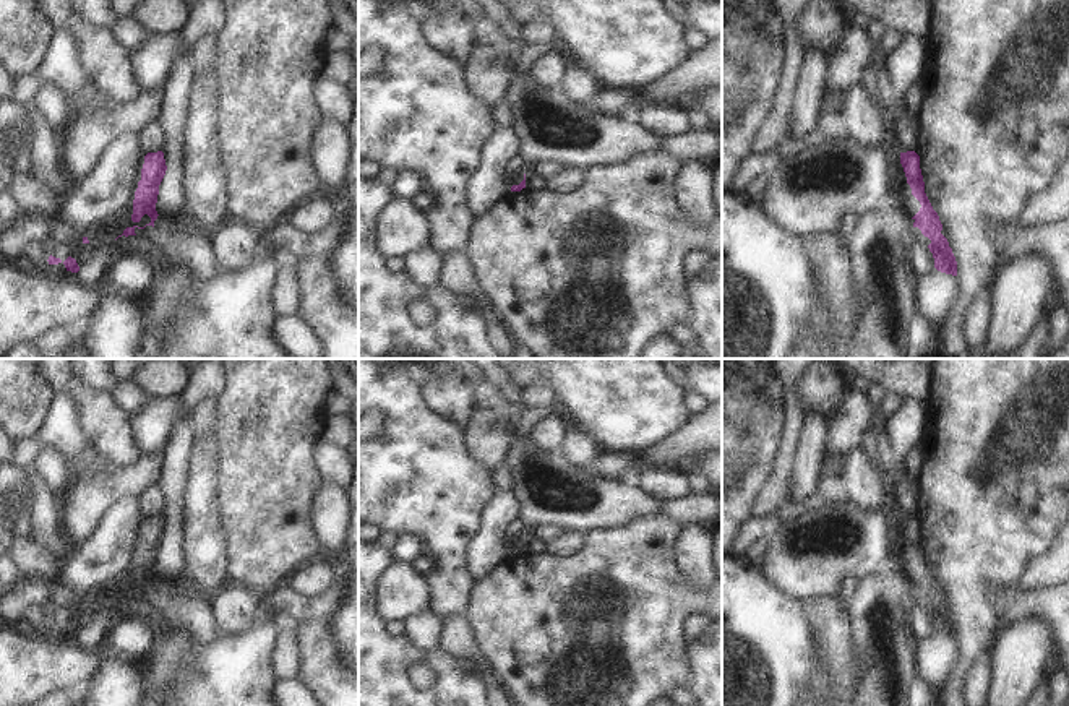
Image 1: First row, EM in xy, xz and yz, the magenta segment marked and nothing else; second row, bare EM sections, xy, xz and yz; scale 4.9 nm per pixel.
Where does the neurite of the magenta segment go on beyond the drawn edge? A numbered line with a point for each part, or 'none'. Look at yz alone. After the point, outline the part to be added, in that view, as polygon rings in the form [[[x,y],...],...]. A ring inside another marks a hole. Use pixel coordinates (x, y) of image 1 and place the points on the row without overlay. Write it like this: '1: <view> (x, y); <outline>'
none

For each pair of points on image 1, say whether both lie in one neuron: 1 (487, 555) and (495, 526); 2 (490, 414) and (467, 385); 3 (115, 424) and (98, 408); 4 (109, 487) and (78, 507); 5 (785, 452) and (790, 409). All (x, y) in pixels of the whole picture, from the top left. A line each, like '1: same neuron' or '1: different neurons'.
1: same neuron
2: different neurons
3: same neuron
4: same neuron
5: same neuron

